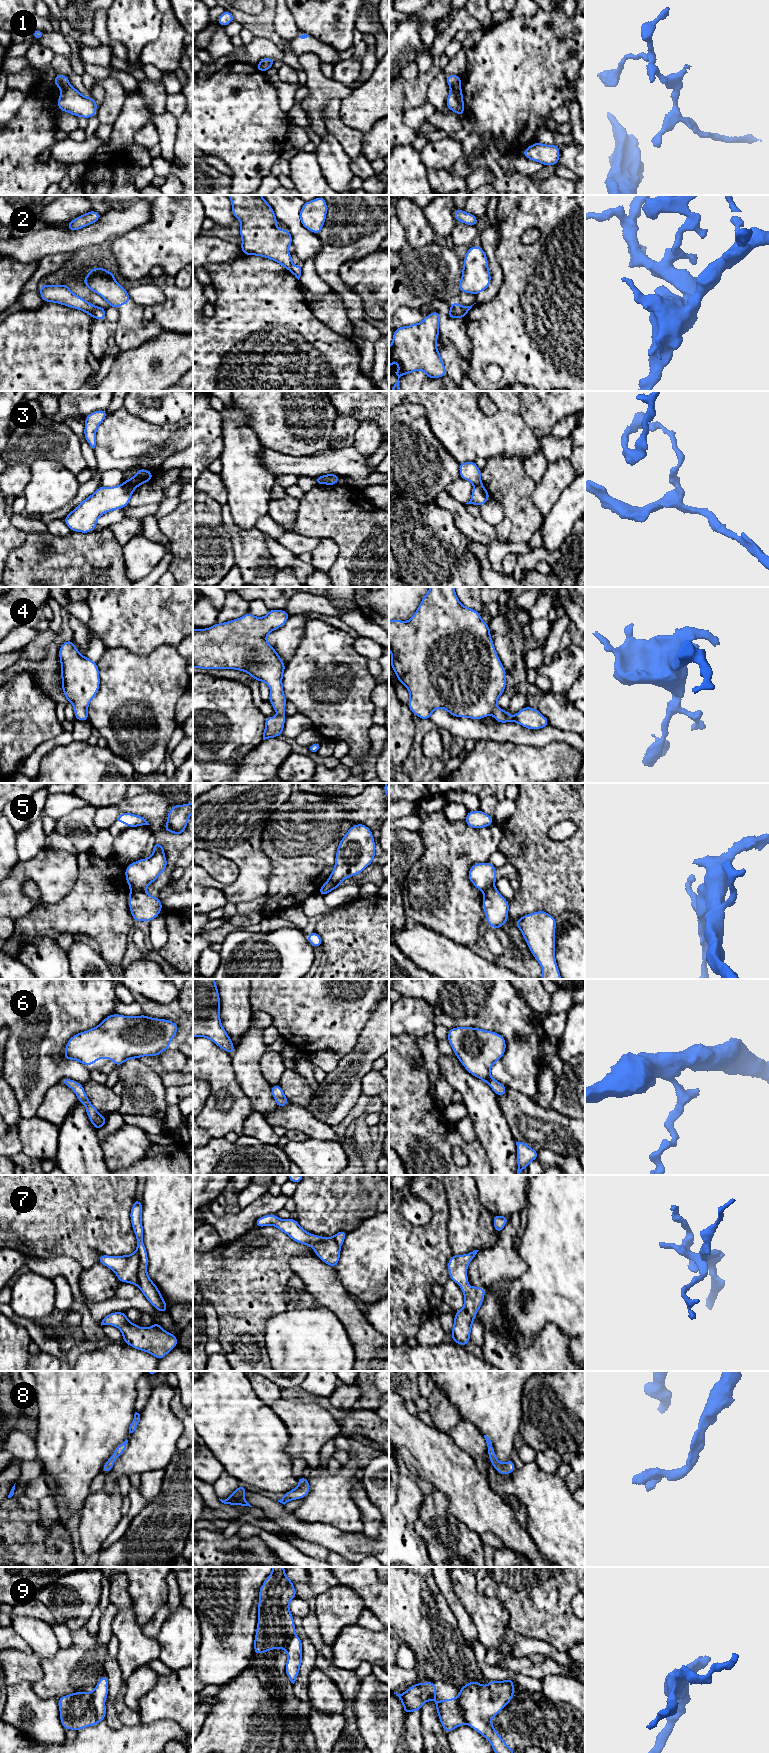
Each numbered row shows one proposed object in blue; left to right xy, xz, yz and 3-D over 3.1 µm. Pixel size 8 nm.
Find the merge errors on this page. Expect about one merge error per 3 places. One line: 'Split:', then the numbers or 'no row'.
Split: 1, 2, 3, 5, 9

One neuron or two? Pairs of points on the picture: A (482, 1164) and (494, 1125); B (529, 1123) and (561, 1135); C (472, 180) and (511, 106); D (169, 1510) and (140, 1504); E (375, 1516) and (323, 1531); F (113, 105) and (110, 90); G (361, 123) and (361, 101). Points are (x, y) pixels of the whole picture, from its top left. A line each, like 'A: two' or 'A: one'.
A: two
B: one
C: two
D: two
E: two
F: one
G: one

